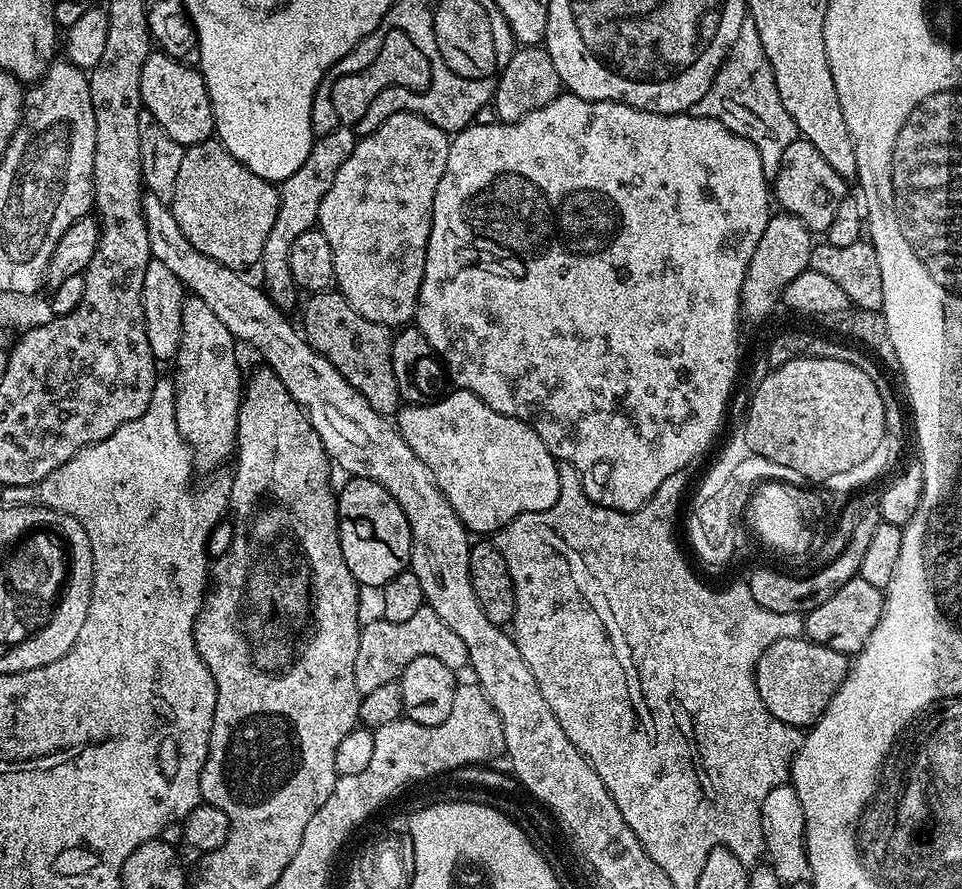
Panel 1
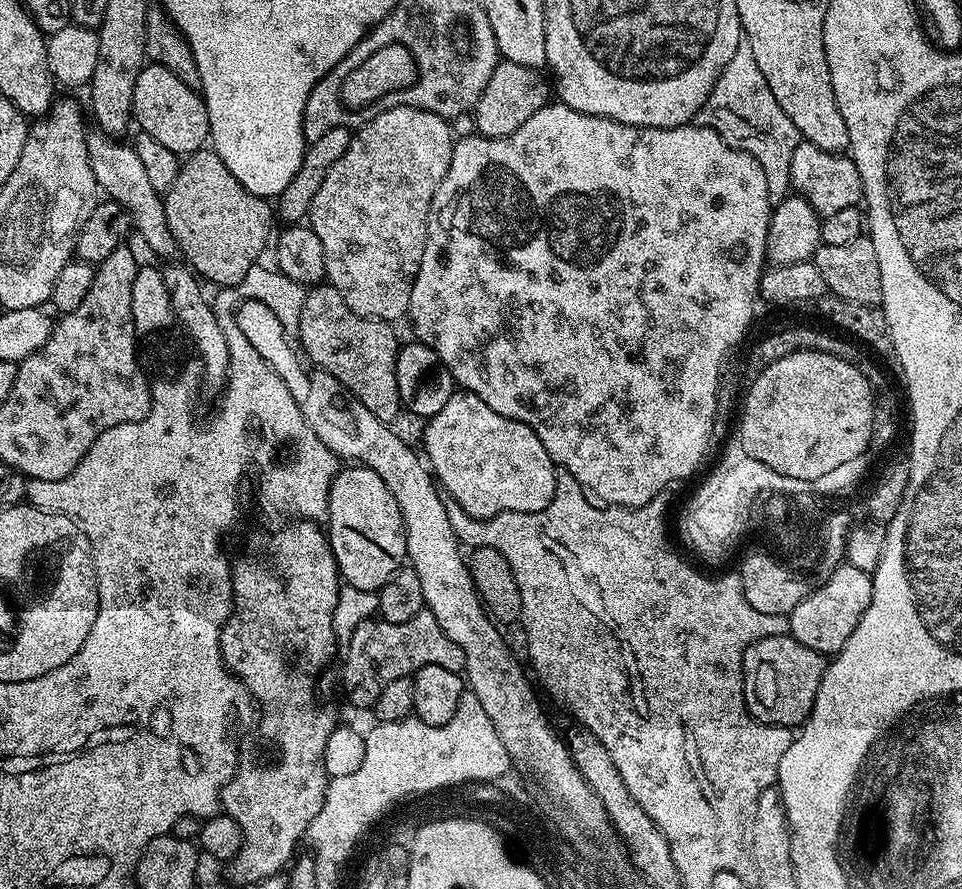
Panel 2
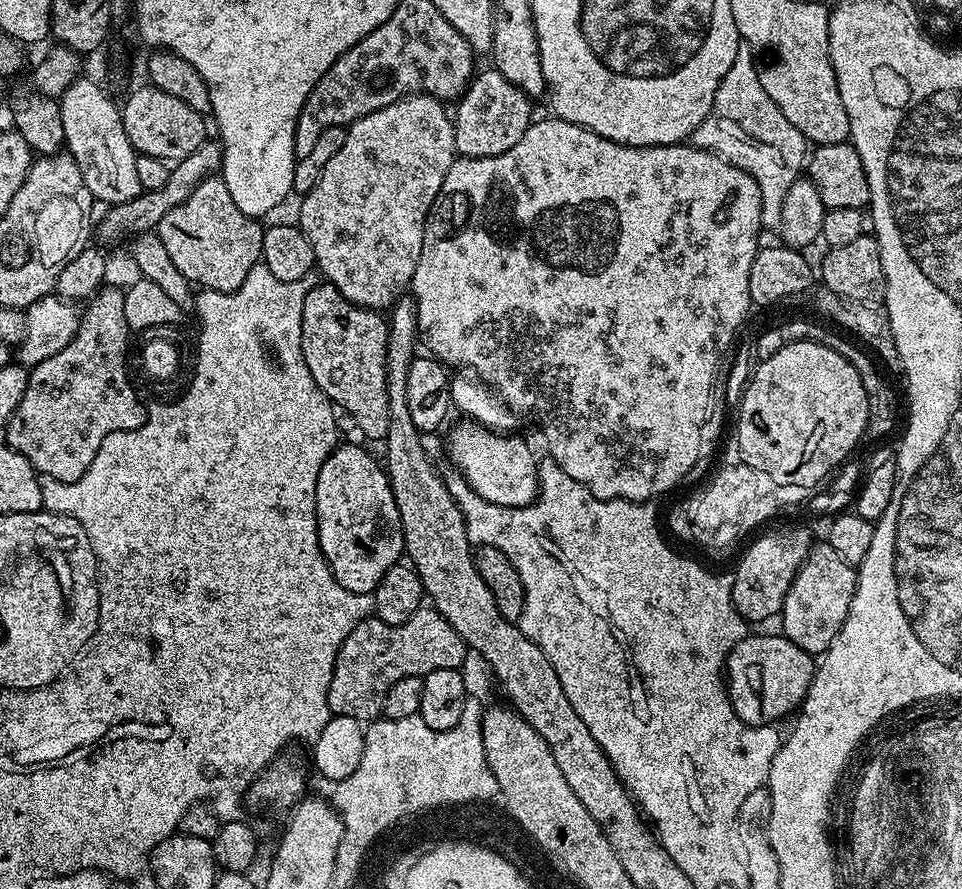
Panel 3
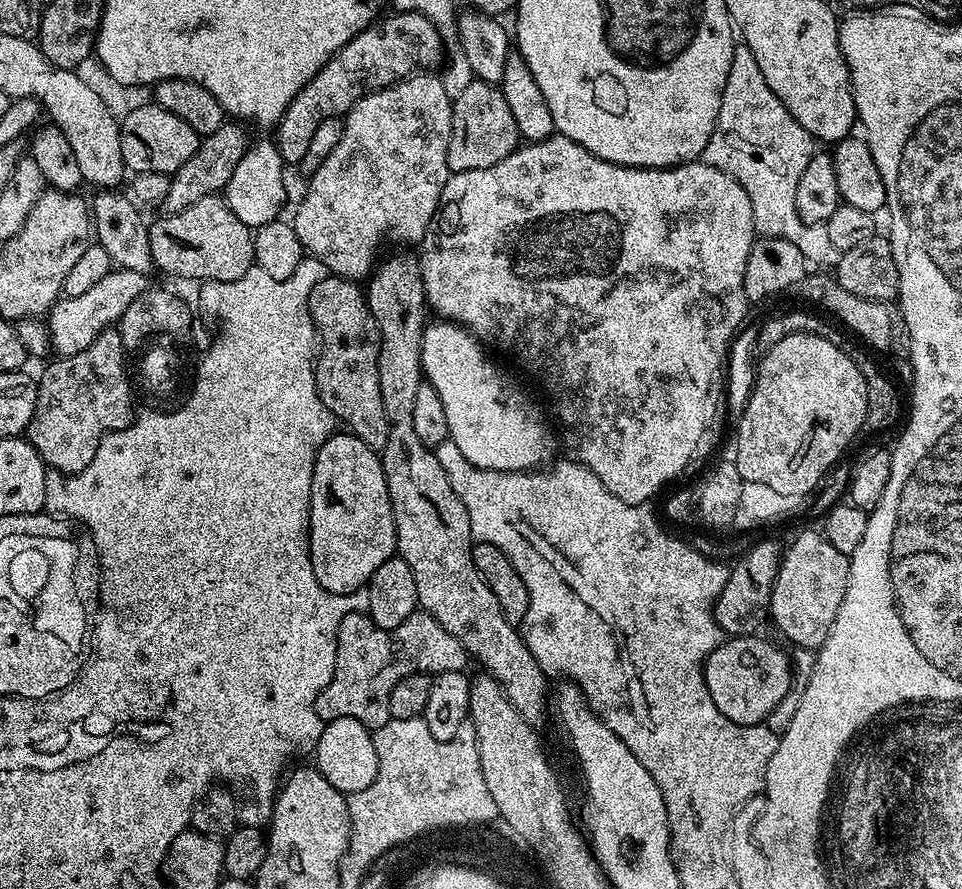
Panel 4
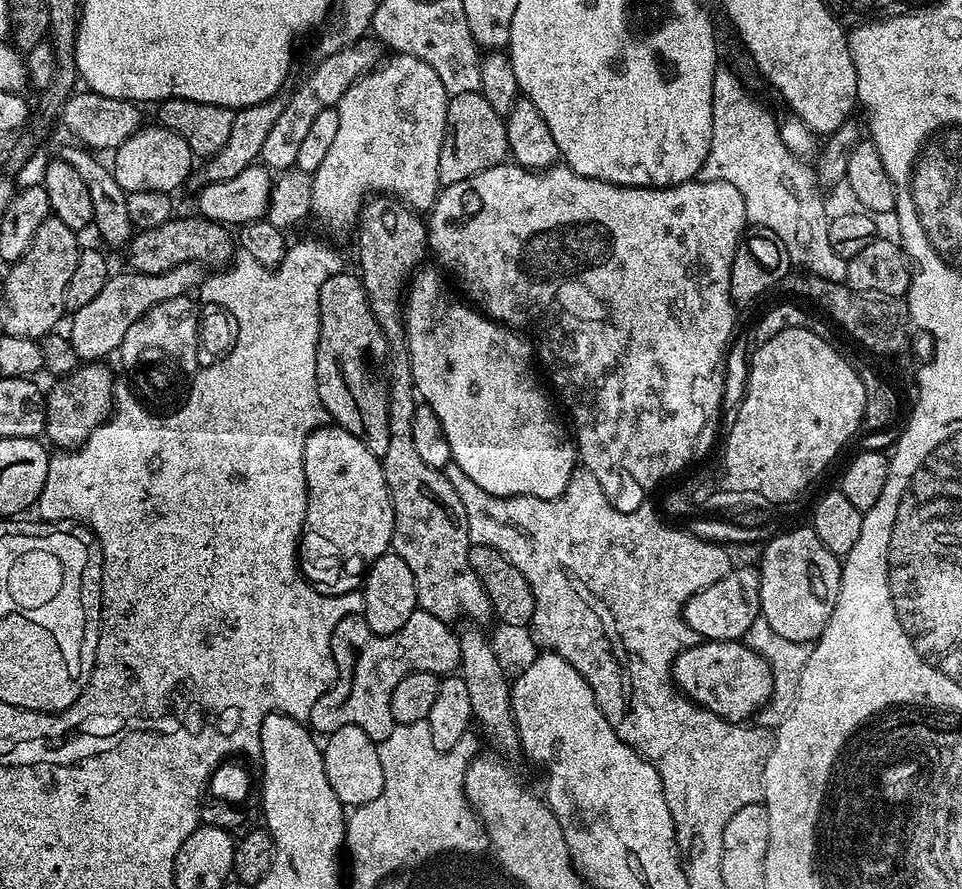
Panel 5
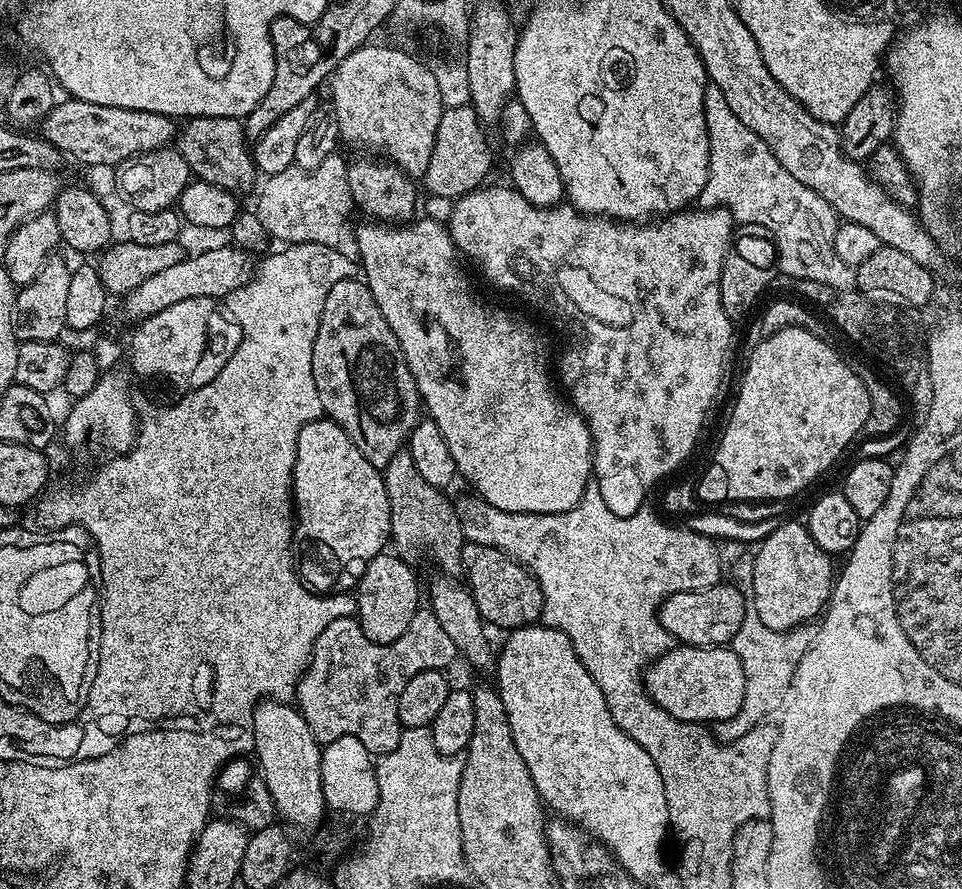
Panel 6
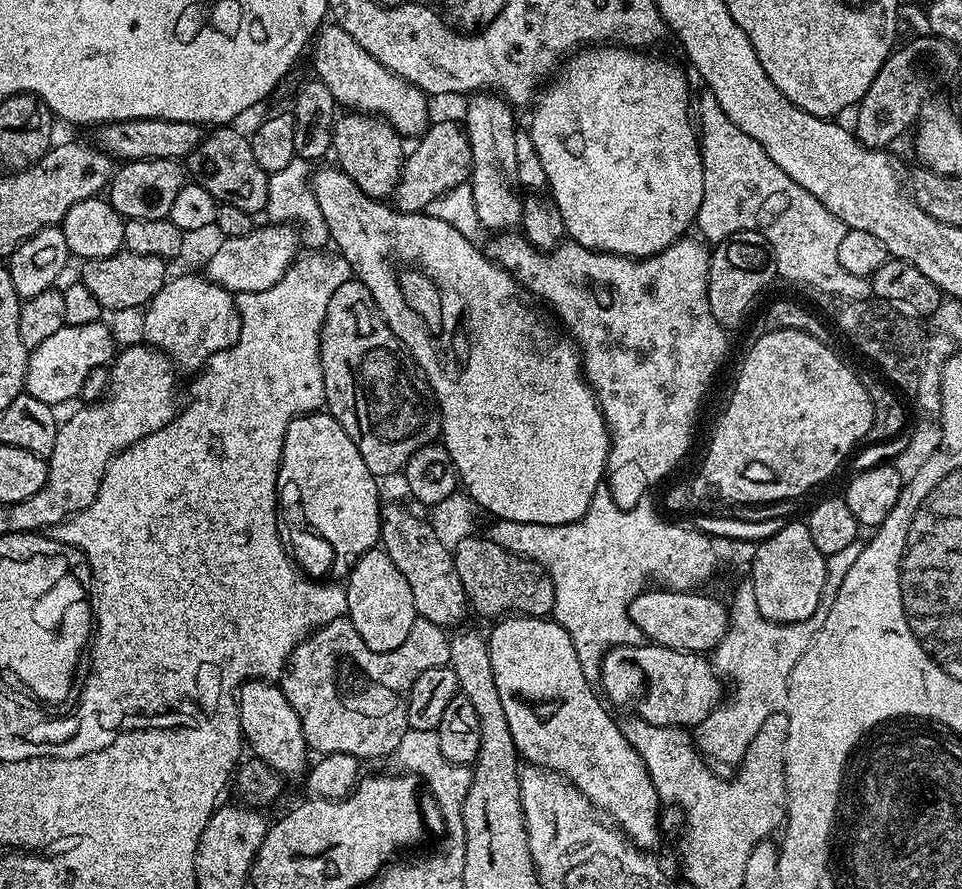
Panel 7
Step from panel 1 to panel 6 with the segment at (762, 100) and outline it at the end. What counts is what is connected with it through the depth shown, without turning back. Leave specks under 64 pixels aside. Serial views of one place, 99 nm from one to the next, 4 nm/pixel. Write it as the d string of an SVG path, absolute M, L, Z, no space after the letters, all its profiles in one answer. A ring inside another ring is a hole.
M711 83L704 92L704 113L710 142L710 166L699 207L726 208L737 225L757 224L765 228L776 244L781 273L834 289L853 289L855 269L844 264L834 251L836 211L821 196L814 194L814 190L802 186L794 174L789 174L786 166L774 158L770 146L766 146L750 126L738 122L738 114L726 106L722 90Z

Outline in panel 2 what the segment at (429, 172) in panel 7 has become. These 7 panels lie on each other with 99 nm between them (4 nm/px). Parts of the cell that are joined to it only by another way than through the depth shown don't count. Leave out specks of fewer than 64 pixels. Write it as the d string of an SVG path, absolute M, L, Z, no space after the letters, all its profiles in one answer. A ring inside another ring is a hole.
M501 59L495 70L490 74L490 82L486 82L486 90L478 98L474 109L476 116L475 131L482 136L502 138L512 136L526 118L538 114L550 100L550 84L540 77L541 73L535 68L518 66L516 62Z

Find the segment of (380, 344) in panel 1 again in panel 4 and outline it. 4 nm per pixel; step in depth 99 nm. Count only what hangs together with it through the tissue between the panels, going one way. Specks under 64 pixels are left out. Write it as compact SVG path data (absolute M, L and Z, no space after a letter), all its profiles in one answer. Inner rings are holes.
M327 275L310 290L308 309L318 337L316 389L333 416L366 446L383 450L388 423L378 386L378 326L368 309L365 289L355 280Z

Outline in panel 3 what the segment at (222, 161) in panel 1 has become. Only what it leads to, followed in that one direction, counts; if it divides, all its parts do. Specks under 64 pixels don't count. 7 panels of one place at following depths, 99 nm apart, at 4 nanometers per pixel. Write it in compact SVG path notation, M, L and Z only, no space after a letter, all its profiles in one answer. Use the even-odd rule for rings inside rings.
M215 175L203 180L182 206L174 206L154 231L162 238L162 246L166 246L174 266L189 282L201 284L201 289L210 292L233 292L246 282L252 267L261 263L264 229L257 217L238 210L230 190L226 190L226 182Z

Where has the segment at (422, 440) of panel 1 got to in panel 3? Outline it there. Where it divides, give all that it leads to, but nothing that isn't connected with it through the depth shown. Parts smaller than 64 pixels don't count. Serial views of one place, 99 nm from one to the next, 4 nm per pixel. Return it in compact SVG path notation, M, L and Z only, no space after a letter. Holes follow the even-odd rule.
M467 418L461 419L461 424L452 428L452 433L446 436L446 456L470 482L470 486L486 502L494 502L503 508L521 508L531 504L540 490L540 479L536 477L538 456L532 453L532 448L517 434L501 434L490 428L483 428Z

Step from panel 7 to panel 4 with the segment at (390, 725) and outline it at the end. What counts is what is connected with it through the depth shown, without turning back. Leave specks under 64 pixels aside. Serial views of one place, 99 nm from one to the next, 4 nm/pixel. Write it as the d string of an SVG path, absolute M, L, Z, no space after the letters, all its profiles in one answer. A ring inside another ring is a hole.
M417 610L402 626L380 628L367 614L351 612L342 618L336 639L334 674L318 694L316 713L321 721L354 718L369 730L375 730L390 717L390 690L410 674L426 672L464 672L470 664L468 651L426 611Z

